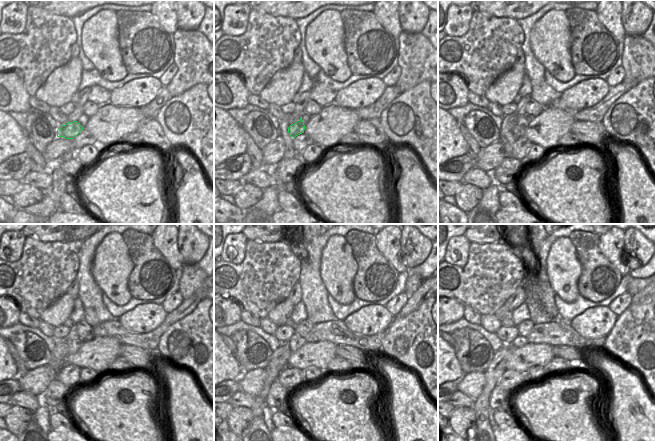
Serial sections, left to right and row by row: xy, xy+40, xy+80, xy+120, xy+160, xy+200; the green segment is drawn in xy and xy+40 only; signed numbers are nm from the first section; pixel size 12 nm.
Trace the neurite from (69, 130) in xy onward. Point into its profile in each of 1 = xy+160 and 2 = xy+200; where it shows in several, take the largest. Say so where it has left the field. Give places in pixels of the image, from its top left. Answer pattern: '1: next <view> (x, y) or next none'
1: next xy+160 (296, 341)
2: next xy+200 (520, 341)

